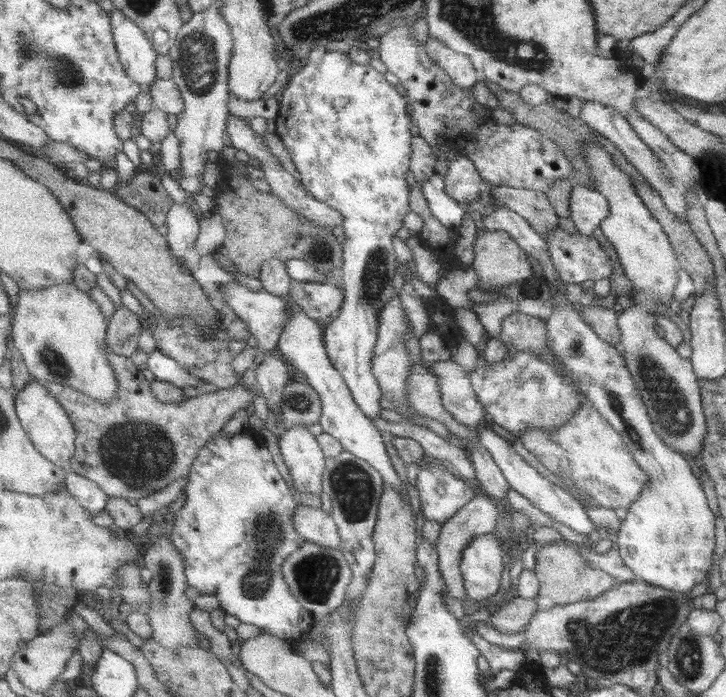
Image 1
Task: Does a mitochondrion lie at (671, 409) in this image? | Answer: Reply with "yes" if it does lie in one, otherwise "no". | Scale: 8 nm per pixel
yes

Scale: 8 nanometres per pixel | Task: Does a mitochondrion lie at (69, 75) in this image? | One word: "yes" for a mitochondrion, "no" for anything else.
yes

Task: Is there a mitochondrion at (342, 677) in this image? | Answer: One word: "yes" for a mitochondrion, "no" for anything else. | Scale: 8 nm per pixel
no

